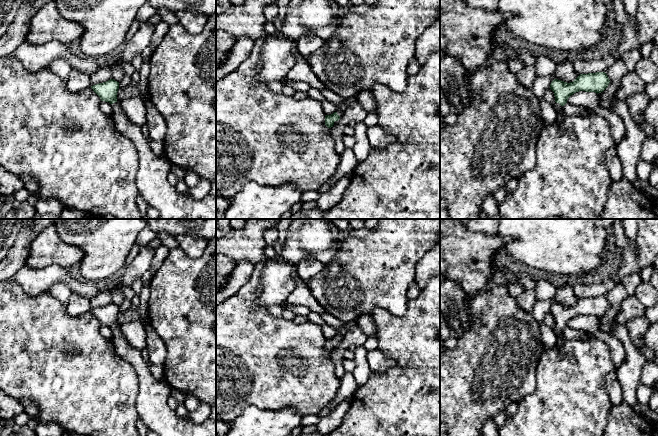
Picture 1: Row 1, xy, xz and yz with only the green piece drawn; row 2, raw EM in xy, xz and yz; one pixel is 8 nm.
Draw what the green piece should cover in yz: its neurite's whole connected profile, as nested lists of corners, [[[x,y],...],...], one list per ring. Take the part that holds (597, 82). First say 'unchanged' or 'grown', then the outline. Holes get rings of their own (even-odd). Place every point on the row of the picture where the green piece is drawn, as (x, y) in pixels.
grown; [[[605,72],[580,74],[573,82],[567,83],[554,79],[550,84],[550,89],[554,92],[556,110],[556,121],[563,123],[566,116],[562,112],[562,107],[567,103],[568,98],[576,92],[603,92],[609,85],[610,80]]]

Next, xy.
grown; [[[110,79],[93,85],[91,88],[100,97],[101,101],[109,102],[112,105],[113,112],[111,118],[117,131],[134,143],[139,155],[139,171],[136,177],[136,185],[139,193],[149,206],[159,212],[159,219],[216,219],[216,197],[208,194],[202,199],[195,199],[192,196],[179,194],[175,190],[175,186],[170,184],[168,177],[171,171],[171,164],[164,158],[154,154],[148,140],[142,133],[141,127],[134,125],[128,120],[117,102],[119,82]]]

